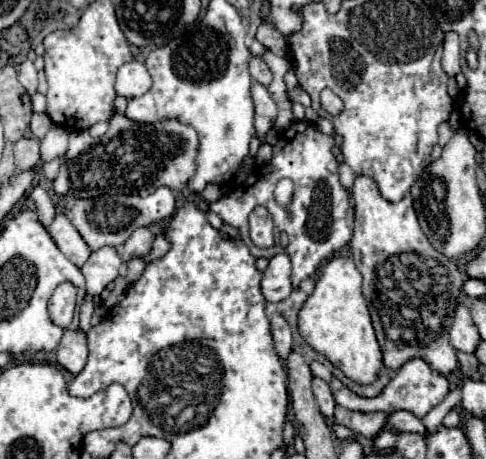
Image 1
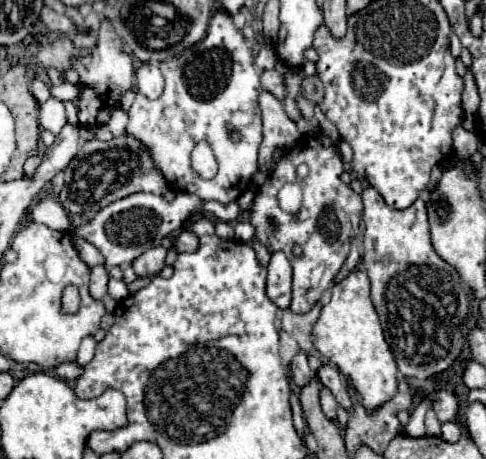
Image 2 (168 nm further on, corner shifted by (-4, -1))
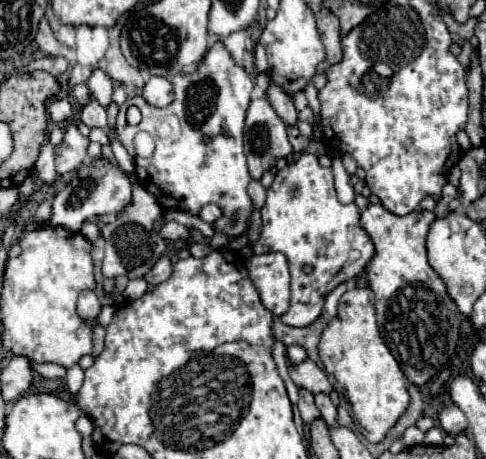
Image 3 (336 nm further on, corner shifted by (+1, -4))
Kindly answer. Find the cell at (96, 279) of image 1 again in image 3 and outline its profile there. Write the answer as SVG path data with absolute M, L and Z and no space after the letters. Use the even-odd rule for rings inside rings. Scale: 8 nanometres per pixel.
M84 289L78 295L78 313L86 321L92 321L92 319L98 317L98 313L100 313L100 297L96 295L96 291Z

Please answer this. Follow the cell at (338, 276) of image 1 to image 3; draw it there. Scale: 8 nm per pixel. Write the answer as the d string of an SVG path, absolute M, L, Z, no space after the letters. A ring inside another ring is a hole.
M354 287L342 295L338 315L320 335L318 355L326 371L334 371L336 381L346 391L352 405L352 417L366 431L366 439L372 443L382 441L388 429L406 411L410 395L406 391L406 377L400 371L398 361L380 337L374 317L374 293L370 287Z

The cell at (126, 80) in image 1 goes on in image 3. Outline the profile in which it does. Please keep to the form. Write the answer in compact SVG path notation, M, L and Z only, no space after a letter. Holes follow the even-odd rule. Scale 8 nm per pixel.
M150 77L142 87L142 97L154 107L166 107L172 101L172 85L164 77Z

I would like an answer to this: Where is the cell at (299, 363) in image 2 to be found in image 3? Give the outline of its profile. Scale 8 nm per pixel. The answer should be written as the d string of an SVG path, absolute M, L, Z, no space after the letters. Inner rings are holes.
M298 389L298 409L304 419L304 423L312 423L316 417L320 417L320 411L314 405L314 395L306 389Z

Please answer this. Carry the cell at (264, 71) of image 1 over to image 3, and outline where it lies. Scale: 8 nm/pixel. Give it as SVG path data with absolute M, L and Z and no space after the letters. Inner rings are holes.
M270 83L270 87L268 87L268 101L274 107L274 111L278 113L278 117L282 117L284 123L294 125L298 121L296 119L296 109L292 105L292 97L280 85Z

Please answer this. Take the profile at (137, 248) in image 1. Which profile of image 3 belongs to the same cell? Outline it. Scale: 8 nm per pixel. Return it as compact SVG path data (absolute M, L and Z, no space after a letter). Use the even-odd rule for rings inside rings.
M160 257L160 261L156 261L156 265L144 275L144 279L146 279L148 285L158 285L158 283L166 281L170 277L170 273L172 273L170 259L168 257Z

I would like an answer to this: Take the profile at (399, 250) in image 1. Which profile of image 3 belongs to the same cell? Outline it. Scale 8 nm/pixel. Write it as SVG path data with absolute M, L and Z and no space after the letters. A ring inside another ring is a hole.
M370 203L360 217L376 249L366 265L366 275L376 297L378 329L390 353L402 365L406 379L414 385L424 385L450 361L460 329L456 303L426 257L426 233L434 217L432 211L420 209L400 217L374 203Z

